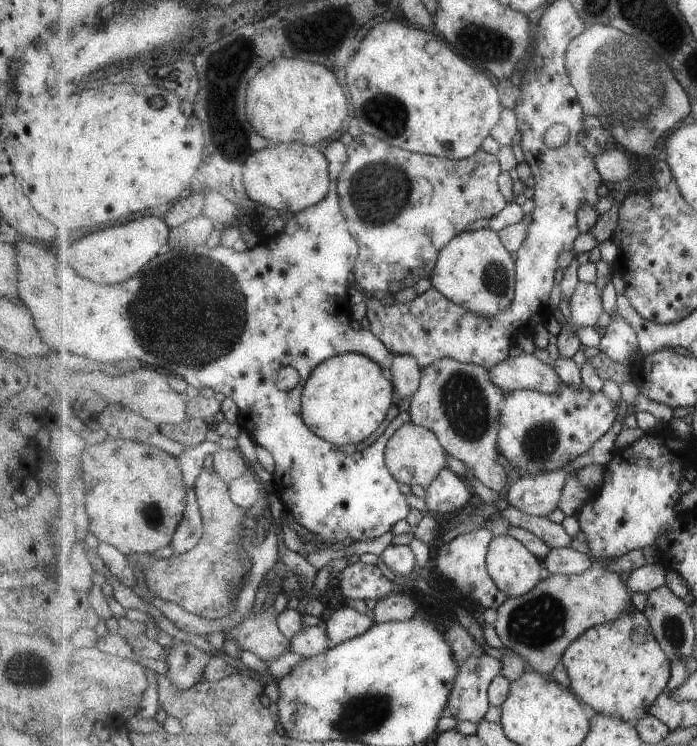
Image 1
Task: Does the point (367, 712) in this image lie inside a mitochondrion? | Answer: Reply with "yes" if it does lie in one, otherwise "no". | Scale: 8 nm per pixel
yes

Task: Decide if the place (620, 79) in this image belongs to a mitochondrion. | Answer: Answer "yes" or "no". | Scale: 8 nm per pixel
yes

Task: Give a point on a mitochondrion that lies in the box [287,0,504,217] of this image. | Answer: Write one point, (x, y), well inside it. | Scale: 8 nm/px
(385, 113)

